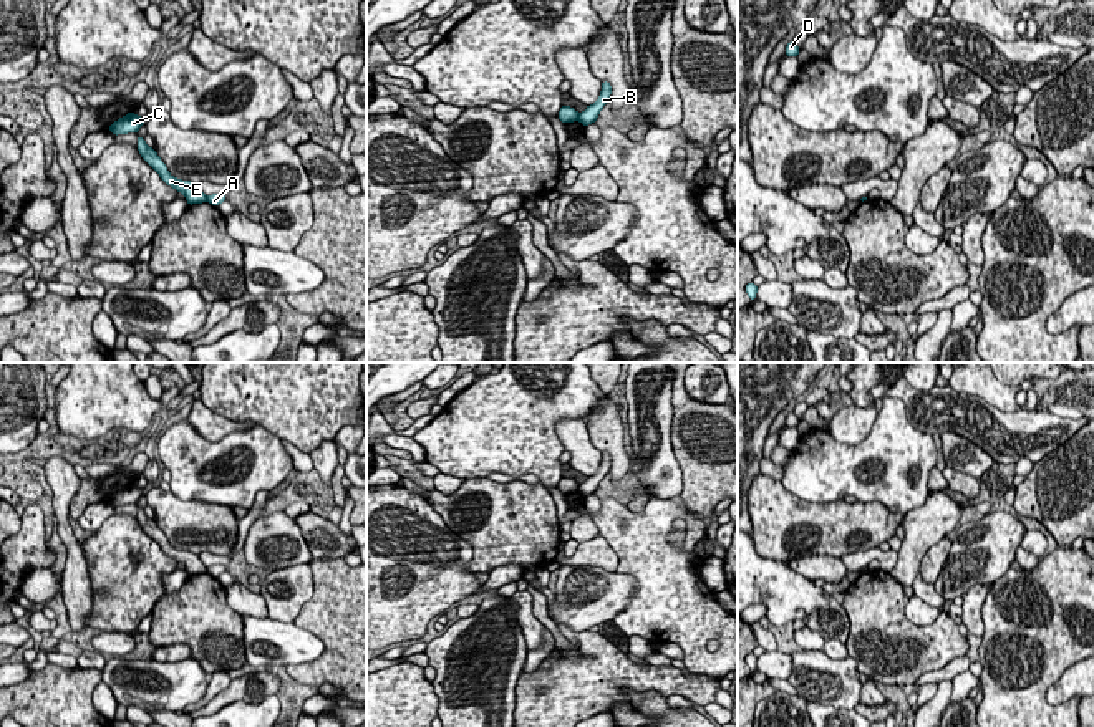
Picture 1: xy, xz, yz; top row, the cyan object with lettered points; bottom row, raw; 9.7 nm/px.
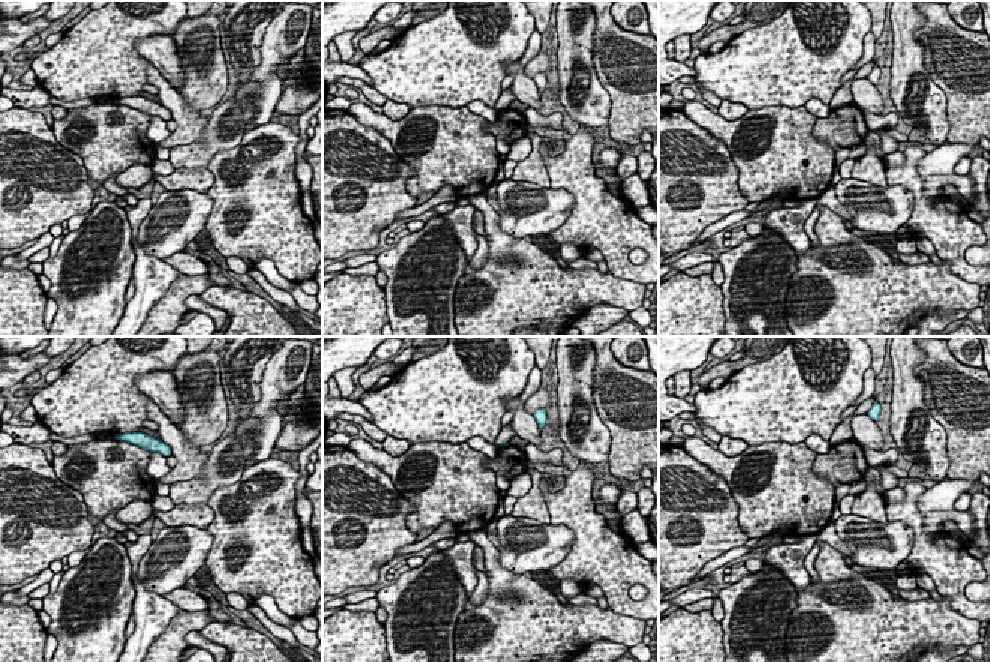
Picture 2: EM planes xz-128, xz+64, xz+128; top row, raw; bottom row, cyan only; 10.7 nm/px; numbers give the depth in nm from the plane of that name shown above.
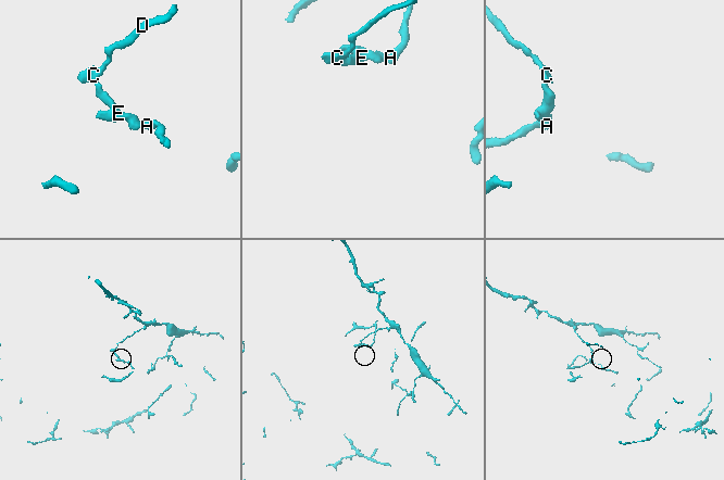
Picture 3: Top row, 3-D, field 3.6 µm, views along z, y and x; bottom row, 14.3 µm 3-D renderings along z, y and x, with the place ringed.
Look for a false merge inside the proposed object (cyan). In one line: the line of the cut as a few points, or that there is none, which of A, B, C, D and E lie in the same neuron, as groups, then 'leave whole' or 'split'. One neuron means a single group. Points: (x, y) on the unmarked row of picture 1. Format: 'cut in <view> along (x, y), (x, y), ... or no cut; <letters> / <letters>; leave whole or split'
cut in xz along (577, 484), (579, 489); A B / C D E; split

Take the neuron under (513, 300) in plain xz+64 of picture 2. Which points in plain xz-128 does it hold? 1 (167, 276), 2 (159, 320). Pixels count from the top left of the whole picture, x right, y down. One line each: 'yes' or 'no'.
1: no
2: yes

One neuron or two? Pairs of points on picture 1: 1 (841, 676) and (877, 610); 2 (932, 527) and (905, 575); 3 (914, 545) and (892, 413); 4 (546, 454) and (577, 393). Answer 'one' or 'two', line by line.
1: two
2: one
3: two
4: one

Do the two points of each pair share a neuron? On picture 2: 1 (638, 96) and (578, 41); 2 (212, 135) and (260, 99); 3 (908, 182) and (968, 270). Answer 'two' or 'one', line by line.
1: two
2: one
3: one

